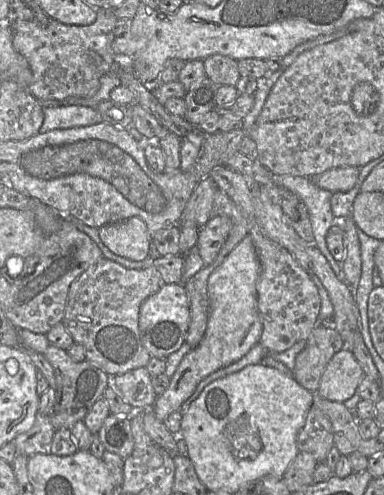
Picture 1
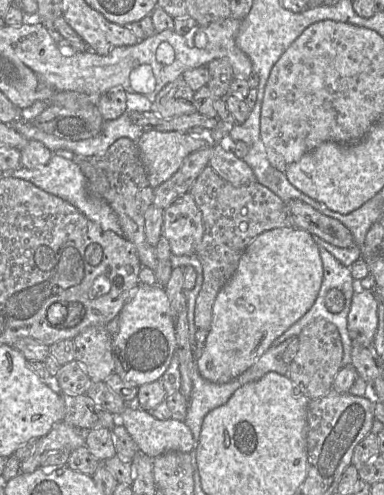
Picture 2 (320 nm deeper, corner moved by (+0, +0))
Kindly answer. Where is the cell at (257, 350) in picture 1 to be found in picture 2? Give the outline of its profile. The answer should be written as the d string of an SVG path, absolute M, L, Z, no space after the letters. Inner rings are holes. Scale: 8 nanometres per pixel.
M318 246L322 264L323 264L323 279L322 284L317 296L317 299L312 308L296 323L294 323L286 332L284 332L278 339L276 339L272 347L277 347L283 343L286 339L299 336L302 330L314 322L315 320L325 319L333 323L337 328L341 336L343 345L343 359L342 367L352 364L351 352L352 352L352 339L348 331L348 314L351 307L352 297L354 289L352 286L352 275L350 268L341 264L329 251L324 247Z

